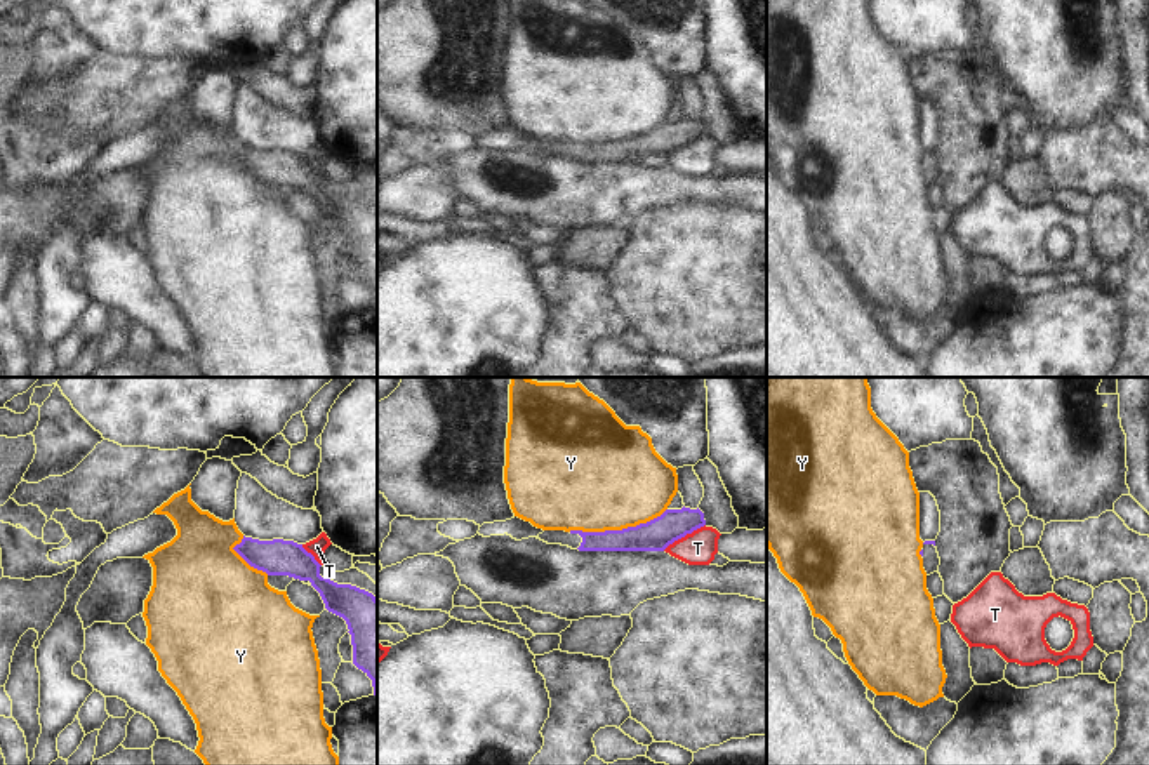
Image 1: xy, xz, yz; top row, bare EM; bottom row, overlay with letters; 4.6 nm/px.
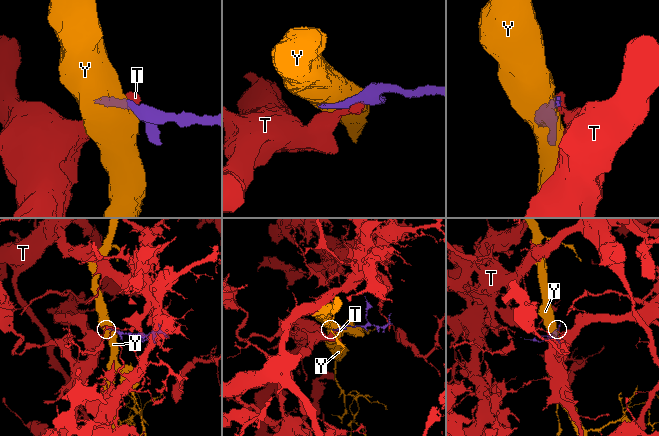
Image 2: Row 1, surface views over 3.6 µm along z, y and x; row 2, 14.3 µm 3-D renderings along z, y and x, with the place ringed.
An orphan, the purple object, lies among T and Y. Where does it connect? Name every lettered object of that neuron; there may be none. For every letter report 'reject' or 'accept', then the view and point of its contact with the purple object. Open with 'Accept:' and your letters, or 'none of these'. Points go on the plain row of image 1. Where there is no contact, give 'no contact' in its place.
Accept: none of these
T: reject; contact xz (684, 146)
Y: reject; contact xz (617, 141)

